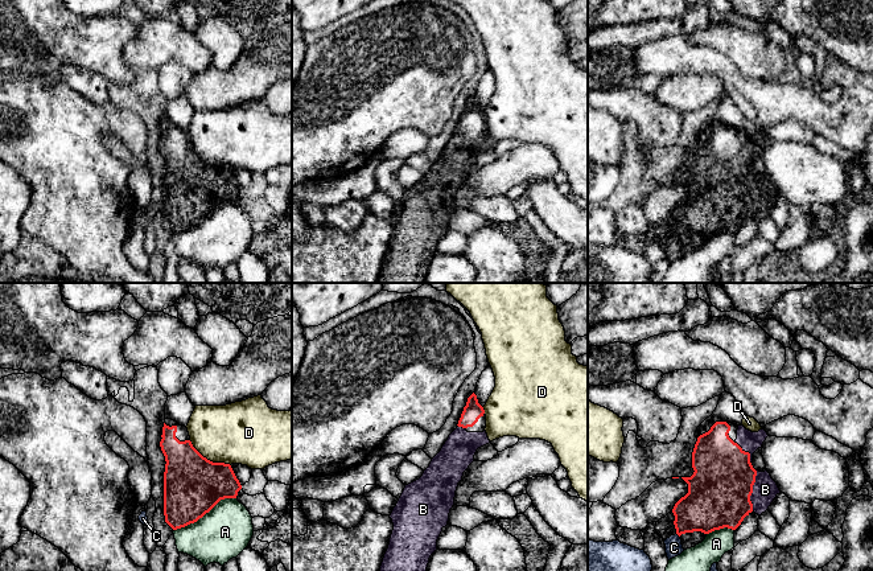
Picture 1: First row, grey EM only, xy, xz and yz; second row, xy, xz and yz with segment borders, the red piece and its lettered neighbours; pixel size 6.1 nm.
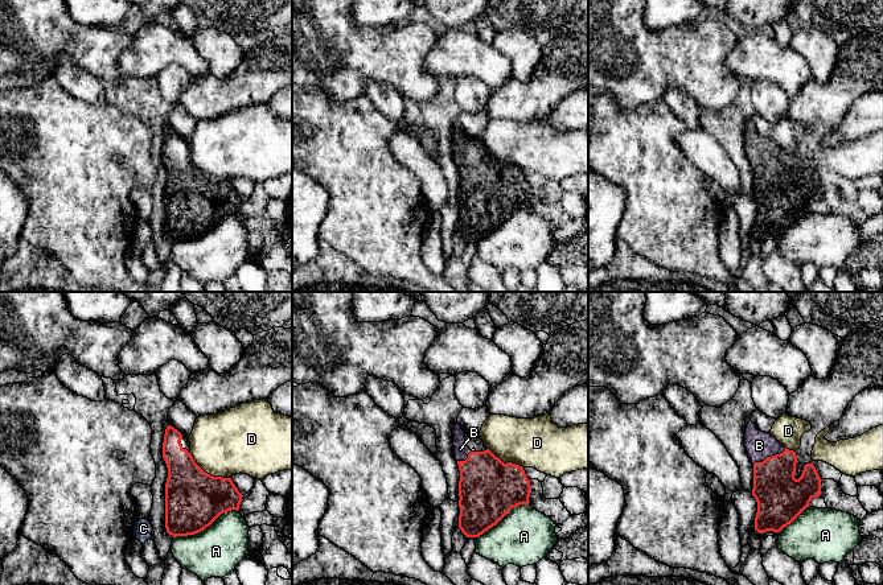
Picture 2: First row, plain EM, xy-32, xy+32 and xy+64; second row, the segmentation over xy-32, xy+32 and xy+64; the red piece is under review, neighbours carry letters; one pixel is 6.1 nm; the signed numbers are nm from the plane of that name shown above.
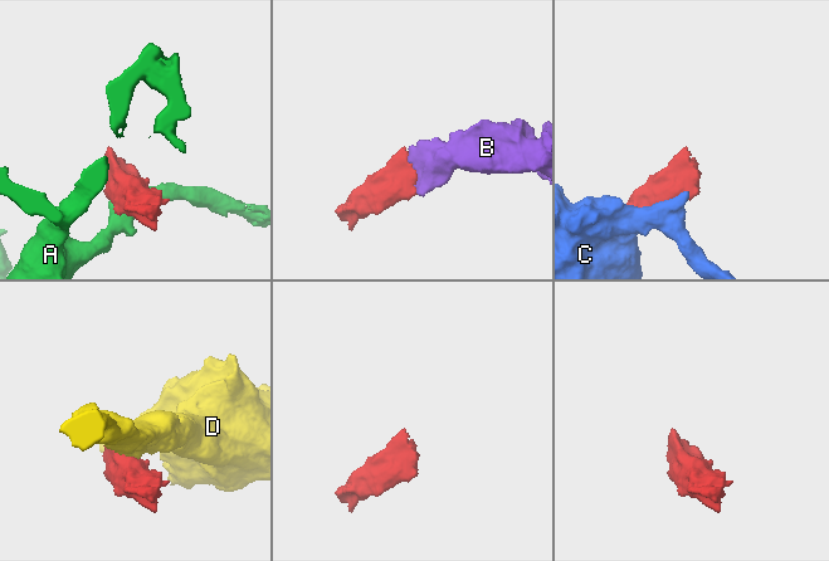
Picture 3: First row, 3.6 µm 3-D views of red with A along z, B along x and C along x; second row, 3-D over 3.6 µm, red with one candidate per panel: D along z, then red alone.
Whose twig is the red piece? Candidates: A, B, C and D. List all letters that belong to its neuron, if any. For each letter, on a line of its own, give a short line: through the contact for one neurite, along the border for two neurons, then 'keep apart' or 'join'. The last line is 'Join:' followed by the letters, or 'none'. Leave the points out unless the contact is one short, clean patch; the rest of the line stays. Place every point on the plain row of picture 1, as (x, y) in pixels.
A: keep apart
B: join
C: keep apart
D: keep apart
Join: B

